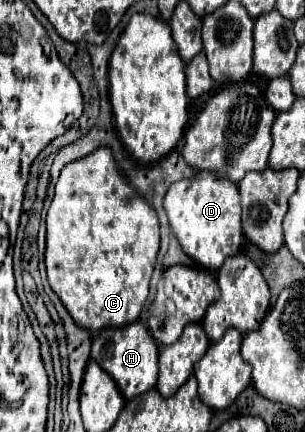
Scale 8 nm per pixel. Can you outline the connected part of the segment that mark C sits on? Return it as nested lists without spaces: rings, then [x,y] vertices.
[[[98,148],[62,168],[46,224],[48,282],[76,326],[102,330],[136,322],[156,264],[158,218],[122,178],[110,148]]]

